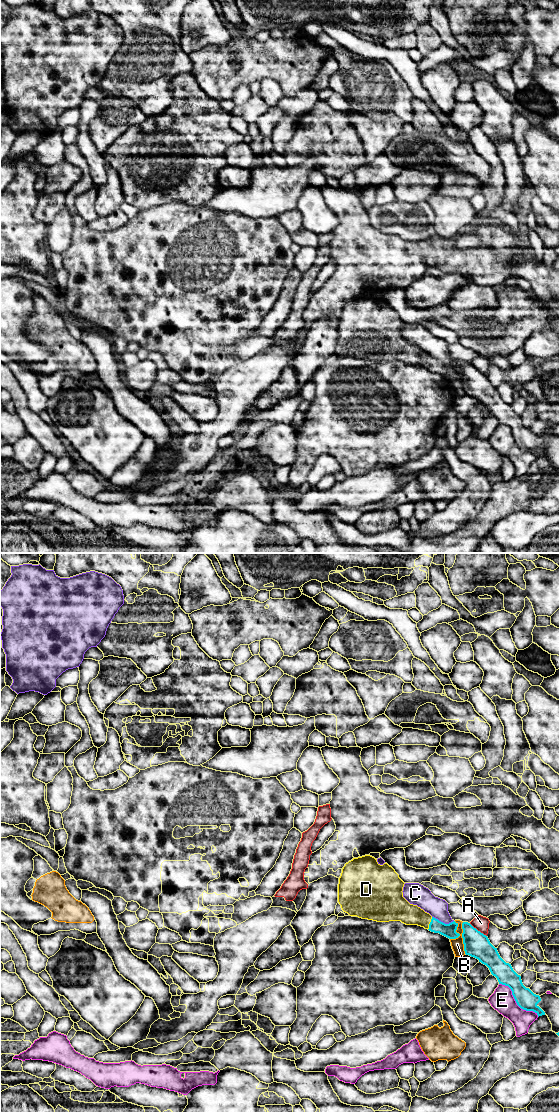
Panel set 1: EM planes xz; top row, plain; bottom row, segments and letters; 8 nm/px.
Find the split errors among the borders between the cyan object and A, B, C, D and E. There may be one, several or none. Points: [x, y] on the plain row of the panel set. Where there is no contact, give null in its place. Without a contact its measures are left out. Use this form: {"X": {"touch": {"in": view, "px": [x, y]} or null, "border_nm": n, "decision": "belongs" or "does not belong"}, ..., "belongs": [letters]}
{"A": {"touch": {"in": "xz", "px": [477, 370]}, "border_nm": 180, "decision": "does not belong"}, "B": {"touch": {"in": "xz", "px": [462, 377]}, "border_nm": 280, "decision": "does not belong"}, "C": {"touch": {"in": "xz", "px": [442, 362]}, "border_nm": 180, "decision": "does not belong"}, "D": {"touch": {"in": "xz", "px": [430, 363]}, "border_nm": 110, "decision": "belongs"}, "E": {"touch": {"in": "xz", "px": [516, 442]}, "border_nm": 420, "decision": "does not belong"}, "belongs": ["D"]}

